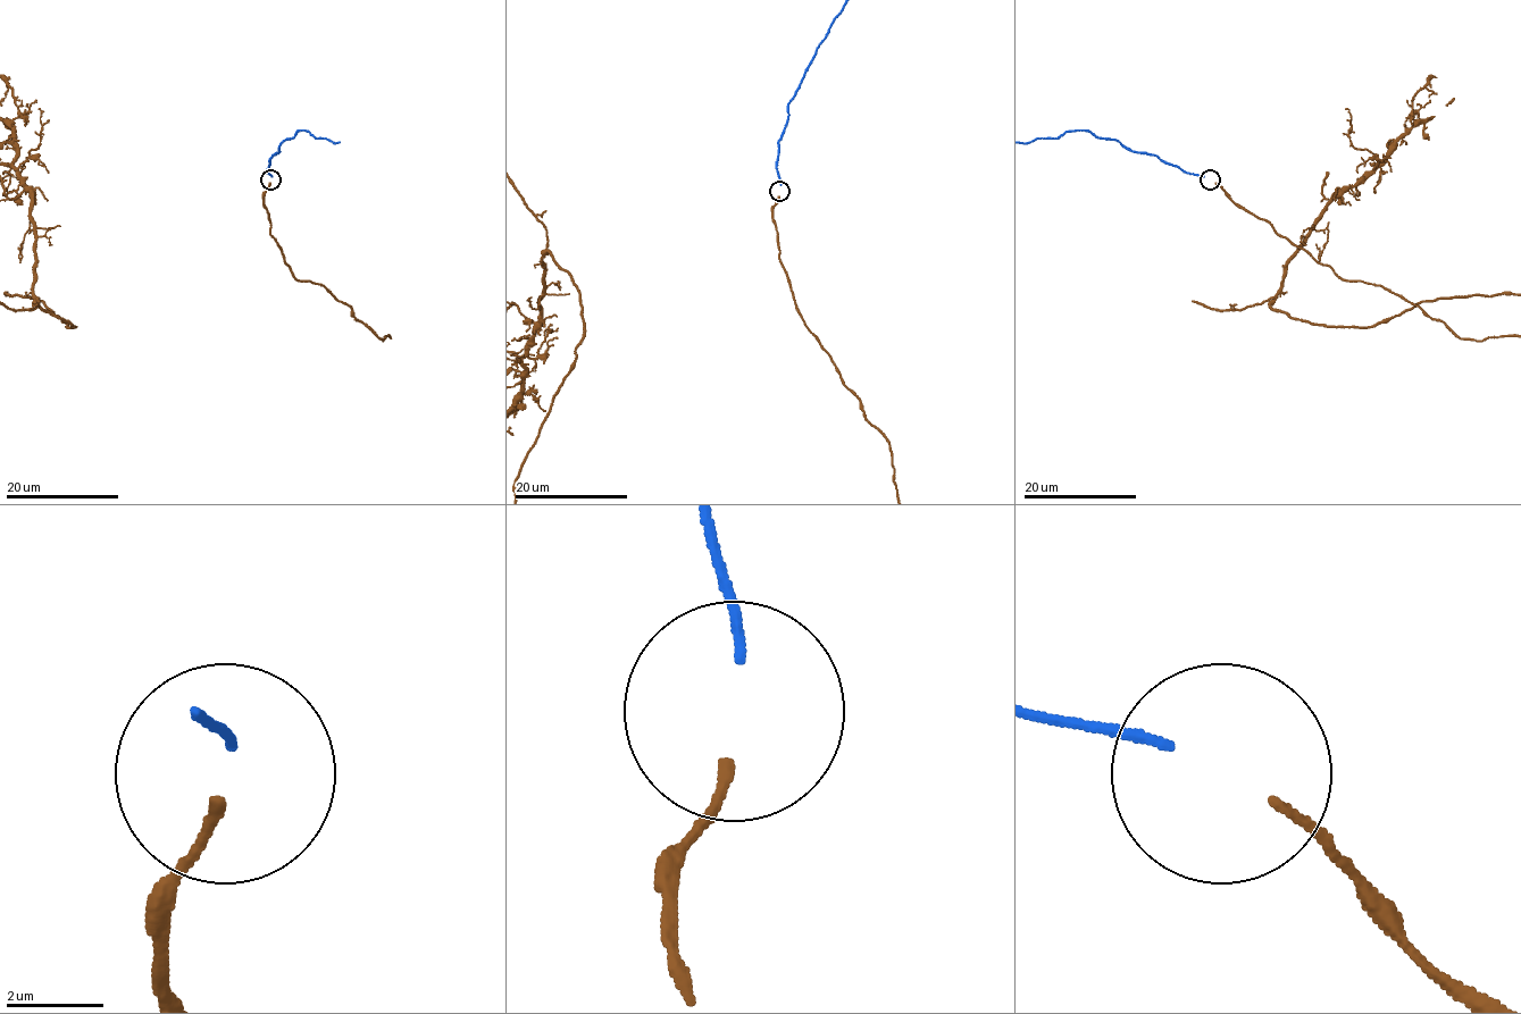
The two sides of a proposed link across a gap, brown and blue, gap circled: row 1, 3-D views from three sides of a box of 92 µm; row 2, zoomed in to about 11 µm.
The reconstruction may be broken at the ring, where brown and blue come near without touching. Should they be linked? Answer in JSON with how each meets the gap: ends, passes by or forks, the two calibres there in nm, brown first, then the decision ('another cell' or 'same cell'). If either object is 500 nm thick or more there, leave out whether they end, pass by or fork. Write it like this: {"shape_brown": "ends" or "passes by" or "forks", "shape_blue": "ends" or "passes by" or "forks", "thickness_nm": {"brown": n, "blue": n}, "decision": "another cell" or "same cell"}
{"shape_brown": "ends", "shape_blue": "ends", "thickness_nm": {"brown": 200, "blue": 190}, "decision": "same cell"}

